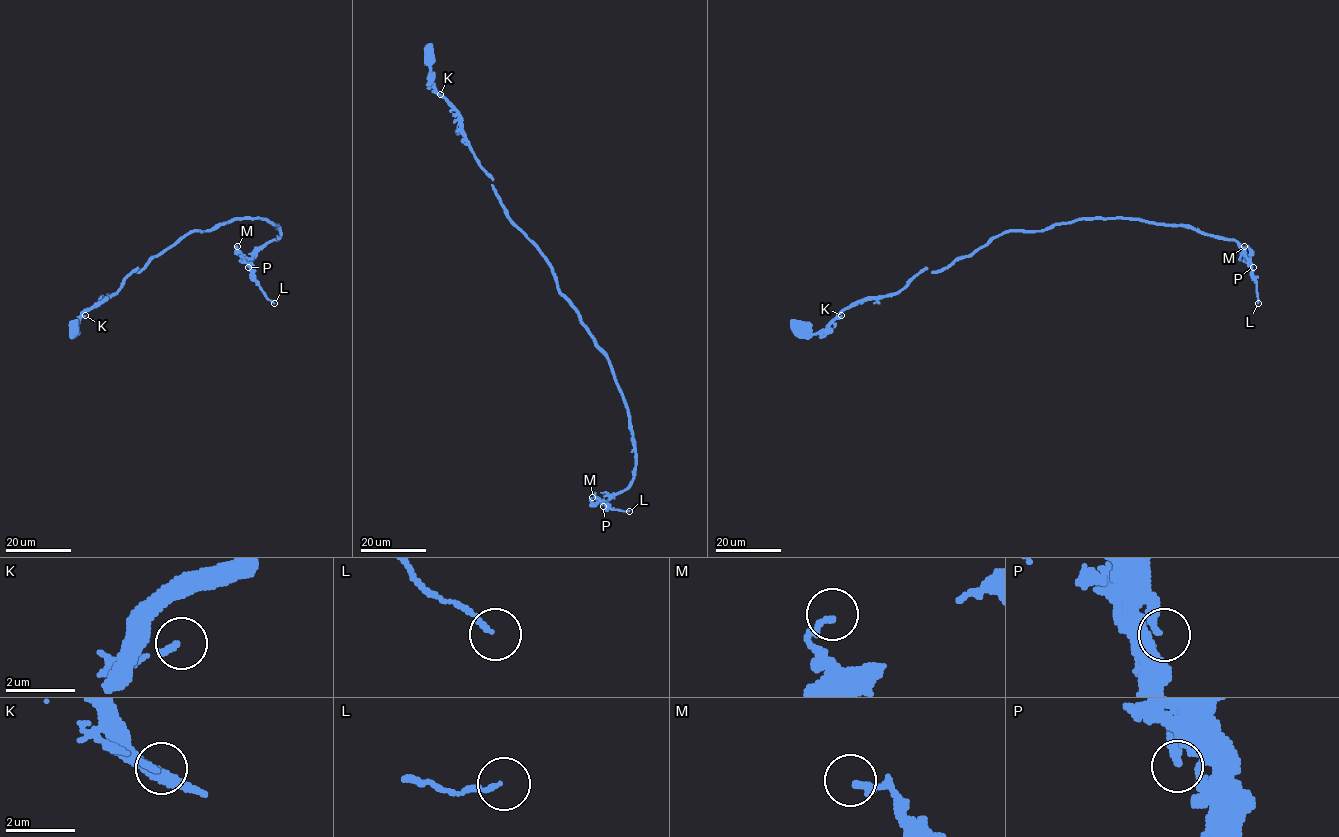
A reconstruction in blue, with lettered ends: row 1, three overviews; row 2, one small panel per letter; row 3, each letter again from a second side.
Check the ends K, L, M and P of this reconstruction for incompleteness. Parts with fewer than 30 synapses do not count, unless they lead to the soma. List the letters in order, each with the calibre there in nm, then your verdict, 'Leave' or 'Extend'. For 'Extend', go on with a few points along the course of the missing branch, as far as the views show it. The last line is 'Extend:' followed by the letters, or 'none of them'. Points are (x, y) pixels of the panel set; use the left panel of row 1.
K: Thickness 160 nm. Leave
L: Thickness 110 nm. Leave
M: Thickness 180 nm. Leave
P: Thickness 260 nm. Leave
Extend: none of them

